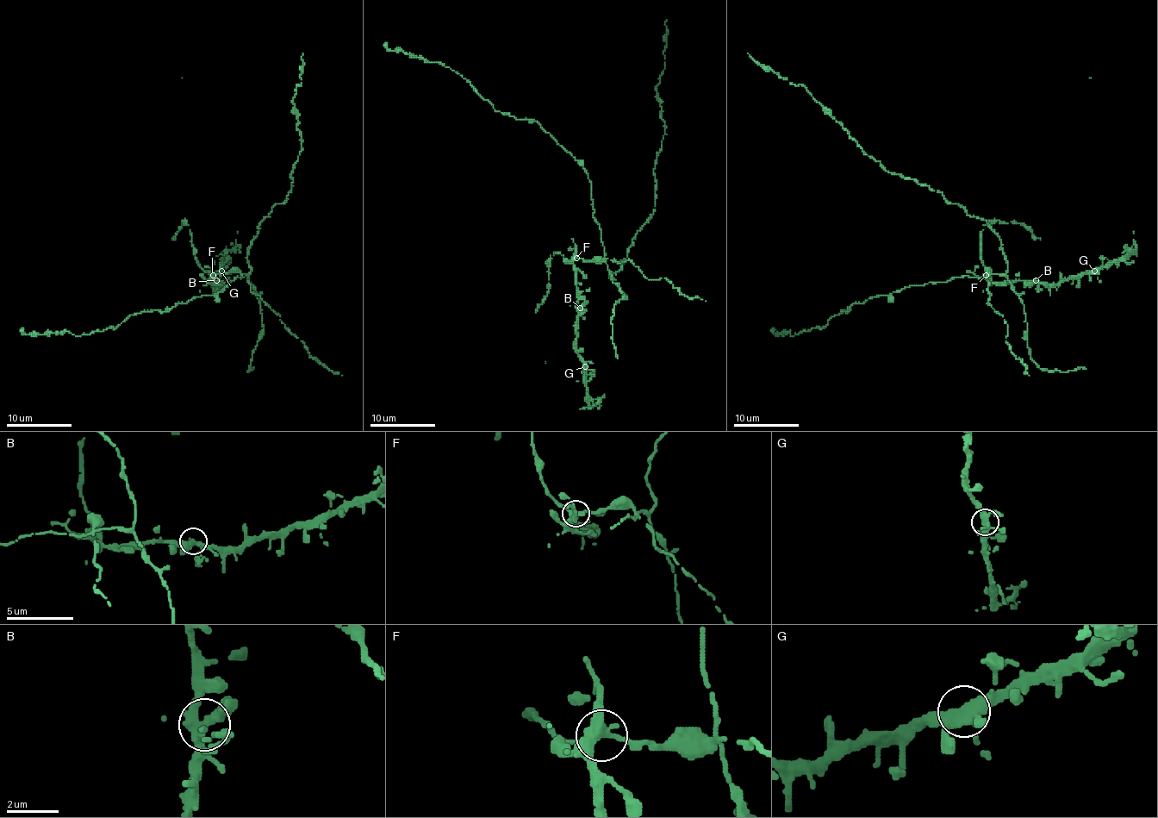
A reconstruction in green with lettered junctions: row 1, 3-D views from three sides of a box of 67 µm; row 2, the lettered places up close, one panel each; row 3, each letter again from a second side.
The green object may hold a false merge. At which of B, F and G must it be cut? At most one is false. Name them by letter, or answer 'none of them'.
F

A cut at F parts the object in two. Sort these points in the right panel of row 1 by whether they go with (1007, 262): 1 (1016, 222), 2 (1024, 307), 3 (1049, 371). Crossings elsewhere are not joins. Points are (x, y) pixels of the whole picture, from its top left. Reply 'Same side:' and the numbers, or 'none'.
Same side: 2, 3

